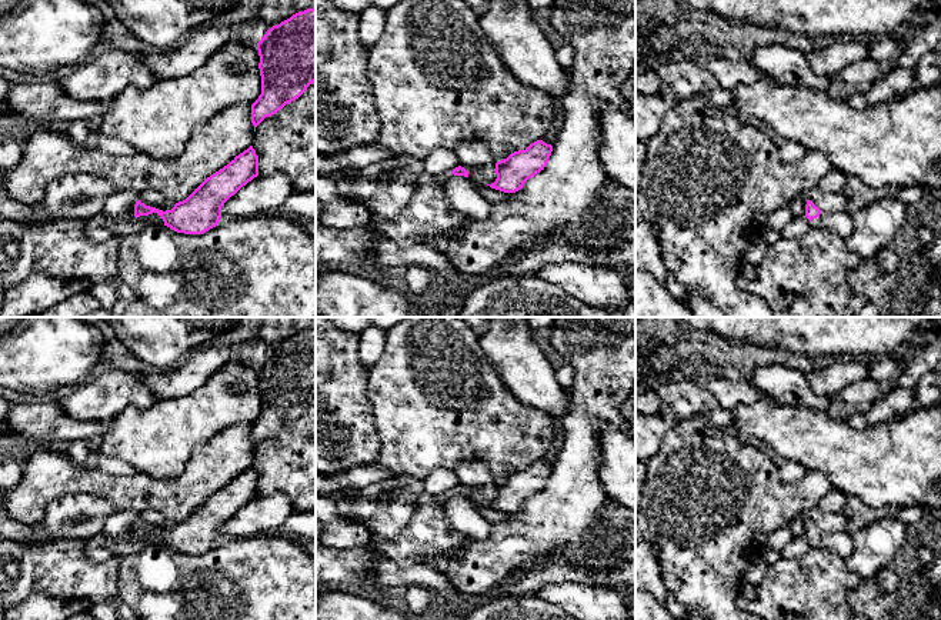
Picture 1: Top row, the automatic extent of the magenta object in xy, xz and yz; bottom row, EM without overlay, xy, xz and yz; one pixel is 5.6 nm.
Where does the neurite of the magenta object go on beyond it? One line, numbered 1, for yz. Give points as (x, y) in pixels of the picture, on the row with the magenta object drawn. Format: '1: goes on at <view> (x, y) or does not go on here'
1: goes on at yz (841, 224)

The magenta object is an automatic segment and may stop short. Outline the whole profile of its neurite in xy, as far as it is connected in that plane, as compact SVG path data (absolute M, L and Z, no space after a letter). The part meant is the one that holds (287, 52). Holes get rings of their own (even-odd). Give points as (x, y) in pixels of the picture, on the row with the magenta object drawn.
M316 7L273 26L257 43L261 94L251 104L256 127L316 81Z

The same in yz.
M811 200L805 204L805 217L814 226L834 233L844 240L850 237L854 230L852 217L848 213L821 211Z

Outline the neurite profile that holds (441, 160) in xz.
M436 149L423 161L424 171L431 176L451 173L460 166L456 153L448 149Z

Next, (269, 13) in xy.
M261 0L254 20L264 30L268 30L293 14L313 7L316 7L316 0Z

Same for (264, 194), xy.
M284 173L257 176L224 203L221 219L278 214L291 193L293 184Z

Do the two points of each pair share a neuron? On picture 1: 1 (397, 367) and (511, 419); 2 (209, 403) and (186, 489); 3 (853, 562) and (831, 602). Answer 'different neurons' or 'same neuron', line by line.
1: same neuron
2: different neurons
3: different neurons

